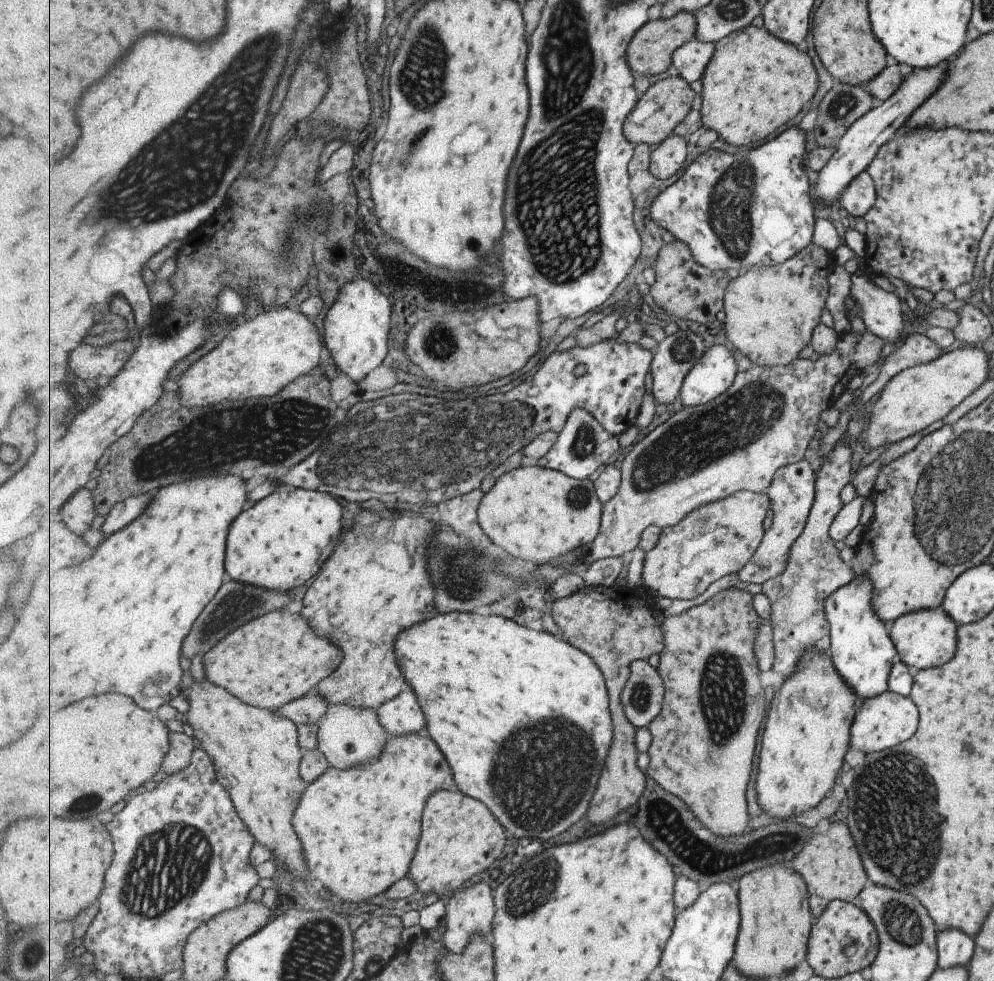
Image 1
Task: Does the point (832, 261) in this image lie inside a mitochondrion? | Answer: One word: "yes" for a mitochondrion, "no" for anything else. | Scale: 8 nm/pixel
no

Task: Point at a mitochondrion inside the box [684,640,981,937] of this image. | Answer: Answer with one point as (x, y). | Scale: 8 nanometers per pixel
(899, 793)

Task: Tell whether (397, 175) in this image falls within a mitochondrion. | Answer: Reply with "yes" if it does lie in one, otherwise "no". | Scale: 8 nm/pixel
yes

